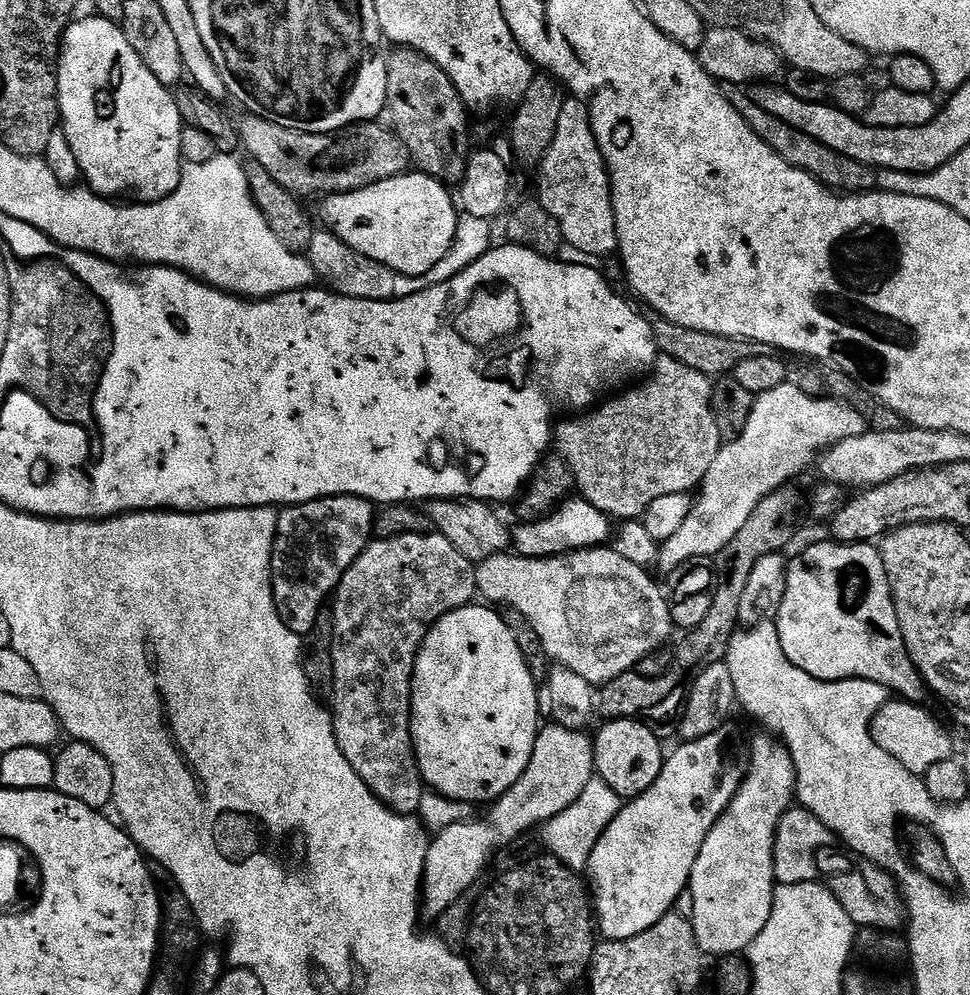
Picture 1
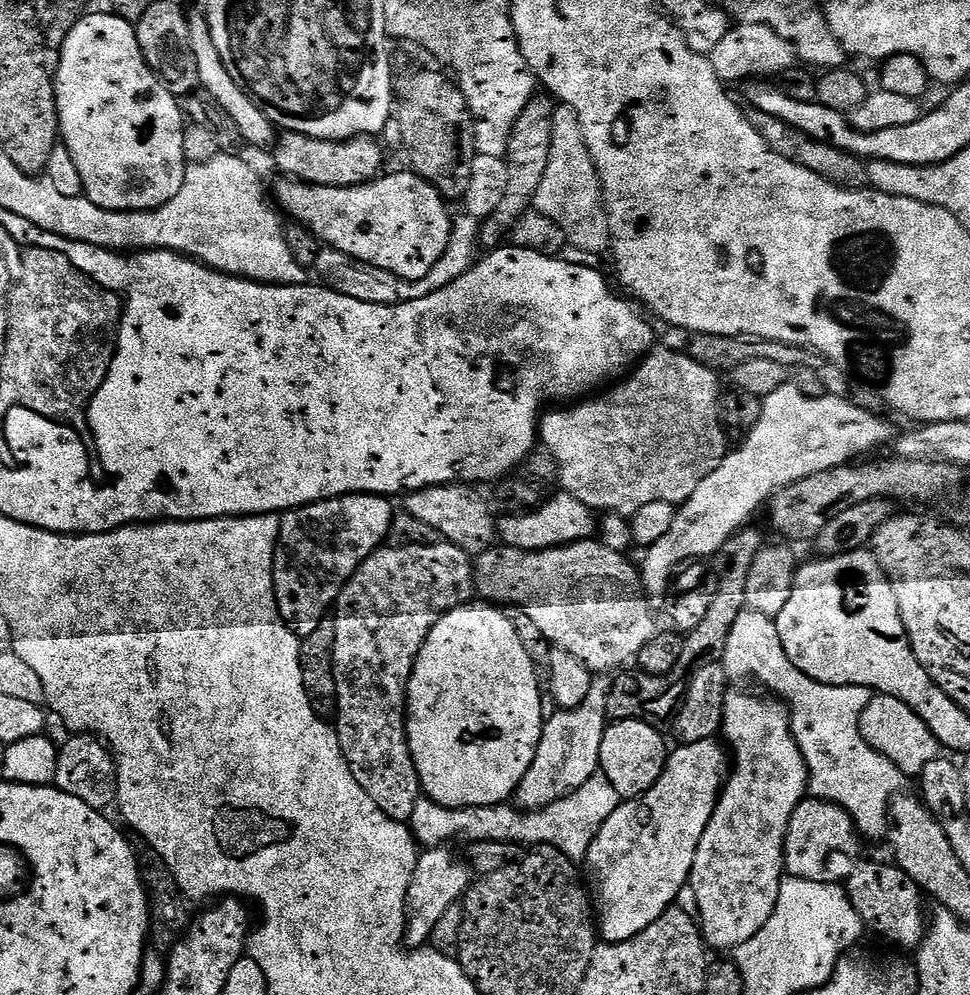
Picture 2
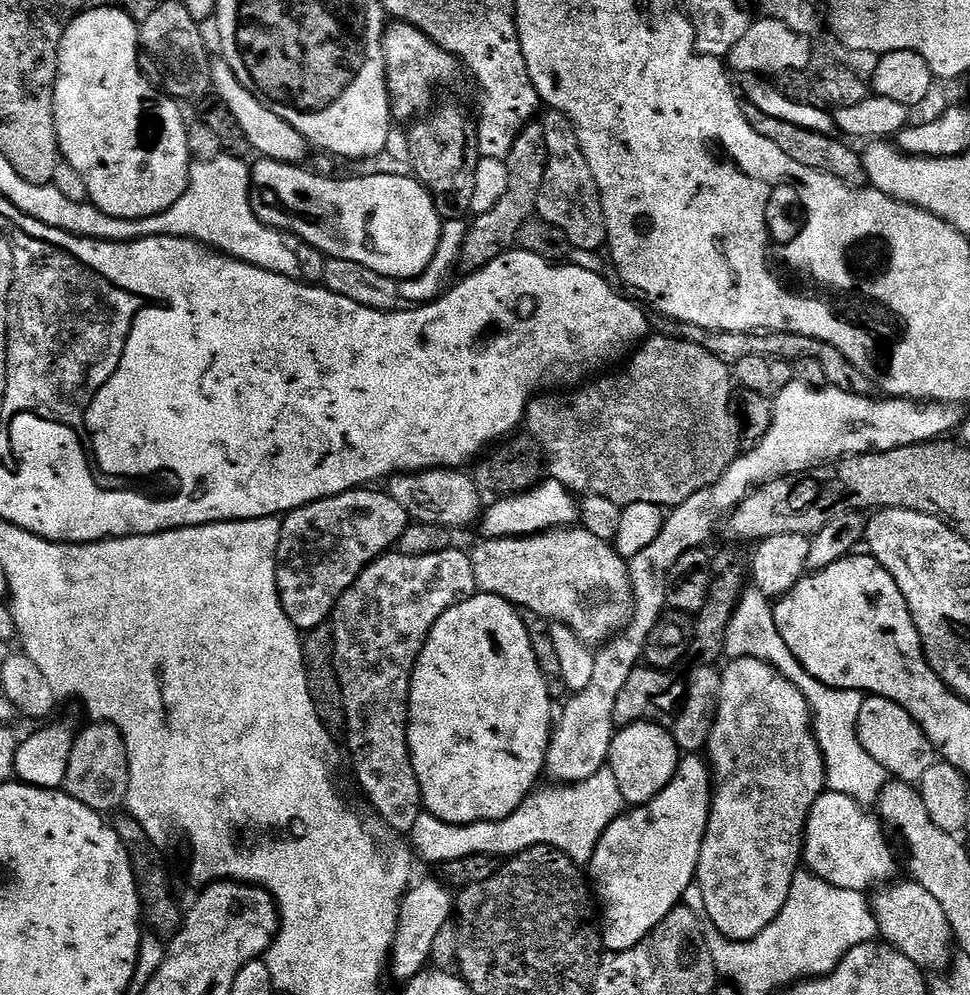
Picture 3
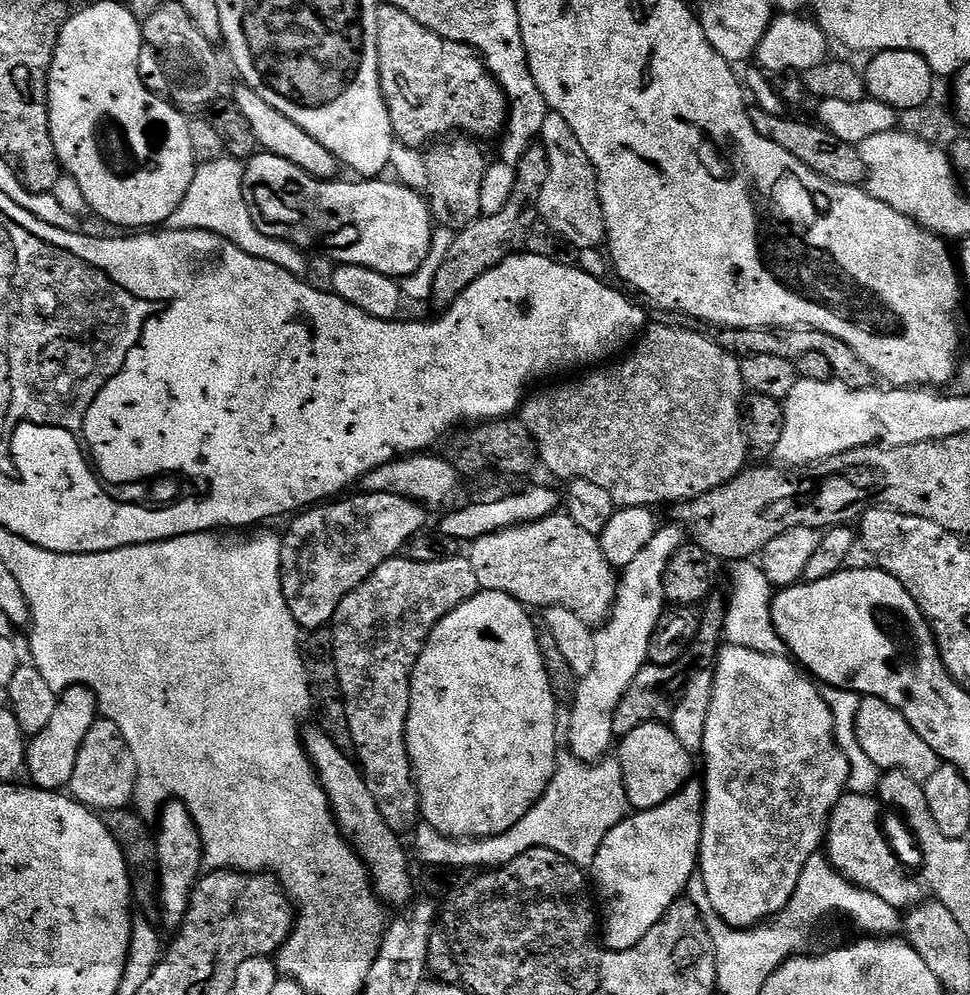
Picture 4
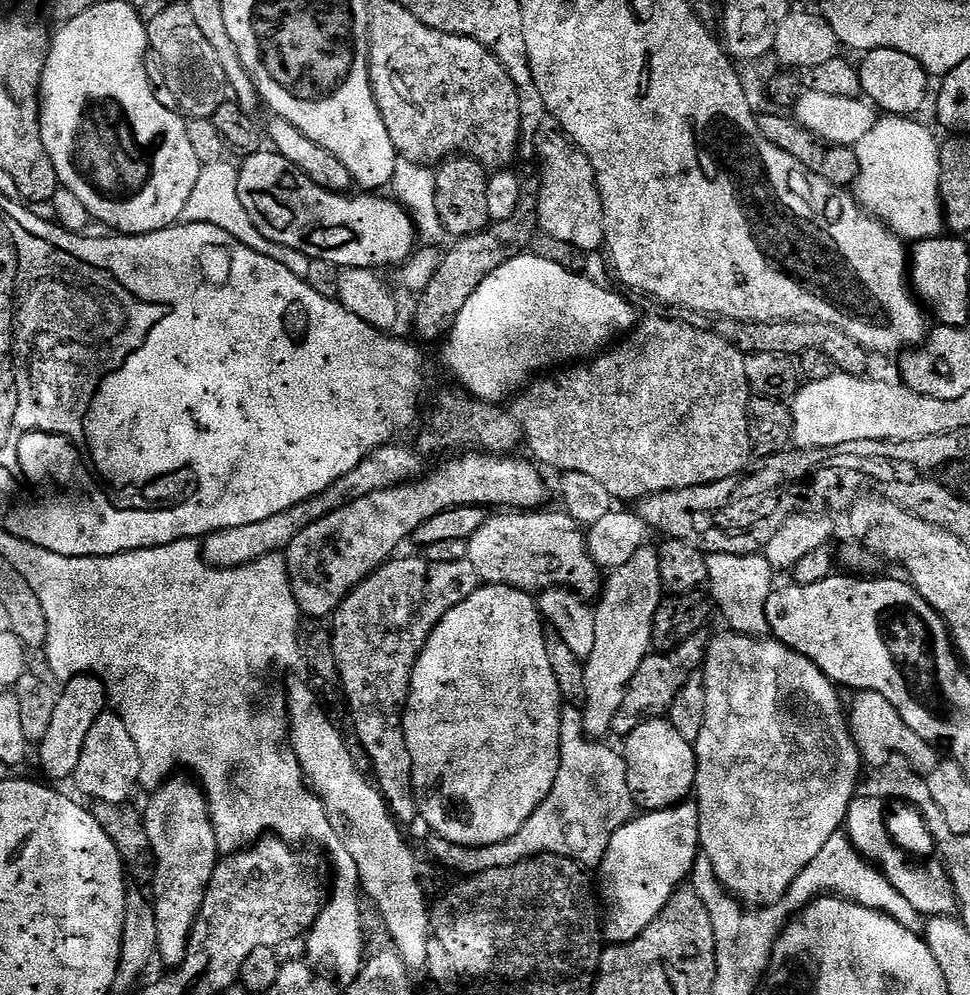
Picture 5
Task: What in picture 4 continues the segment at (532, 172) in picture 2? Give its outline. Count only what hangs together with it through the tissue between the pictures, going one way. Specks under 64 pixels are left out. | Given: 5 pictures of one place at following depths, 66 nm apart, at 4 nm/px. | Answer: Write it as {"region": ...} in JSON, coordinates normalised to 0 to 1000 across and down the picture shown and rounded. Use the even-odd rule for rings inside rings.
{"region":[[[548,145],[531,171],[532,186],[526,203],[522,203],[513,215],[496,216],[485,228],[470,233],[468,247],[464,247],[464,255],[460,255],[460,263],[456,263],[452,271],[452,279],[447,279],[445,297],[454,308],[468,305],[487,284],[497,279],[497,275],[512,269],[524,257],[533,256],[540,249],[548,230],[554,228],[557,221],[557,189],[563,187],[563,178],[567,175],[567,159],[560,145]]]}

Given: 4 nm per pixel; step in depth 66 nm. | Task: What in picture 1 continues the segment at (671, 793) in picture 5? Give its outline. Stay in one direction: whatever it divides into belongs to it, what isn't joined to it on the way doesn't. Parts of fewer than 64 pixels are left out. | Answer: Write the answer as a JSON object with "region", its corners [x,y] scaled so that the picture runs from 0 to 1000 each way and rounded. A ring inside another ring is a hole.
{"region":[[[629,724],[622,730],[624,732],[620,734],[618,740],[615,738],[612,746],[614,753],[613,779],[625,785],[629,794],[636,796],[640,802],[655,802],[666,794],[670,794],[670,790],[674,790],[674,786],[685,773],[687,755],[685,756],[684,750],[680,749],[684,748],[681,741],[677,740],[663,724]]]}

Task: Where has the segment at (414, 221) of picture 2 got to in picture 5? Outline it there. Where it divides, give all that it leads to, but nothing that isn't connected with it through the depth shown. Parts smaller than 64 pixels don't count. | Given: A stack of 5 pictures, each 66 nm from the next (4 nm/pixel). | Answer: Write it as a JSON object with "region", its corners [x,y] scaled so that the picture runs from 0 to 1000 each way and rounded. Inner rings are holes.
{"region":[[[269,151],[261,157],[251,158],[245,172],[245,195],[249,199],[249,207],[254,207],[254,215],[258,215],[258,223],[266,227],[266,231],[278,243],[287,243],[291,247],[299,247],[299,251],[307,251],[315,255],[319,261],[335,261],[344,263],[353,271],[356,269],[387,269],[397,271],[405,265],[411,267],[425,256],[430,248],[429,226],[425,216],[407,200],[399,201],[396,195],[371,195],[363,197],[353,193],[341,193],[328,187],[311,171],[307,171],[295,159],[291,159],[284,151]]]}

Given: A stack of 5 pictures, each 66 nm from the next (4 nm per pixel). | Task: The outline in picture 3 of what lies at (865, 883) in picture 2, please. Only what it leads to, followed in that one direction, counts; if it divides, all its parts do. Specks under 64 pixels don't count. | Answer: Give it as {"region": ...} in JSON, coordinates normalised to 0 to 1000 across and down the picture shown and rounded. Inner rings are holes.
{"region":[[[939,882],[916,887],[908,891],[901,901],[901,916],[907,932],[906,940],[921,953],[925,953],[934,963],[938,963],[948,974],[976,974],[982,968],[981,951],[984,955],[984,940],[981,931],[975,921],[975,915],[955,894],[955,890],[944,887]],[[929,887],[929,888],[928,888]]]}

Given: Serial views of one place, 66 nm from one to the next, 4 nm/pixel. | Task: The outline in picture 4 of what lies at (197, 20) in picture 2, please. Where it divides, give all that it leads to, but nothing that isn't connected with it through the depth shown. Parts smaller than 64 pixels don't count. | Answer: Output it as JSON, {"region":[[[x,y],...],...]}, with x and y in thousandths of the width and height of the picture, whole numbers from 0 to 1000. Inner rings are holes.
{"region":[[[247,86],[241,93],[241,99],[249,115],[254,115],[254,123],[258,123],[258,131],[262,131],[264,144],[271,152],[287,159],[295,159],[295,163],[303,163],[303,167],[315,171],[315,175],[320,175],[325,181],[344,181],[352,176],[351,160],[343,153],[336,151],[336,147],[328,143],[328,139],[320,139],[320,135],[315,135],[315,131],[311,131],[307,123],[299,123],[295,115],[287,115],[287,111],[278,107],[278,103],[270,103],[263,90]]]}

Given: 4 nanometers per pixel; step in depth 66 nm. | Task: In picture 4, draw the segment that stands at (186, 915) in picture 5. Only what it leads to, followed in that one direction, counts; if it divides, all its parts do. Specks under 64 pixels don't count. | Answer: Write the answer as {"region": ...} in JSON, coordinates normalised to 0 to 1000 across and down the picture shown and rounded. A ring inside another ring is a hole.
{"region":[[[178,803],[165,813],[163,829],[165,836],[160,837],[163,866],[165,867],[165,898],[164,912],[169,912],[169,925],[177,932],[185,934],[194,909],[198,906],[198,896],[208,879],[210,872],[210,846],[202,829],[197,814],[189,804]]]}

